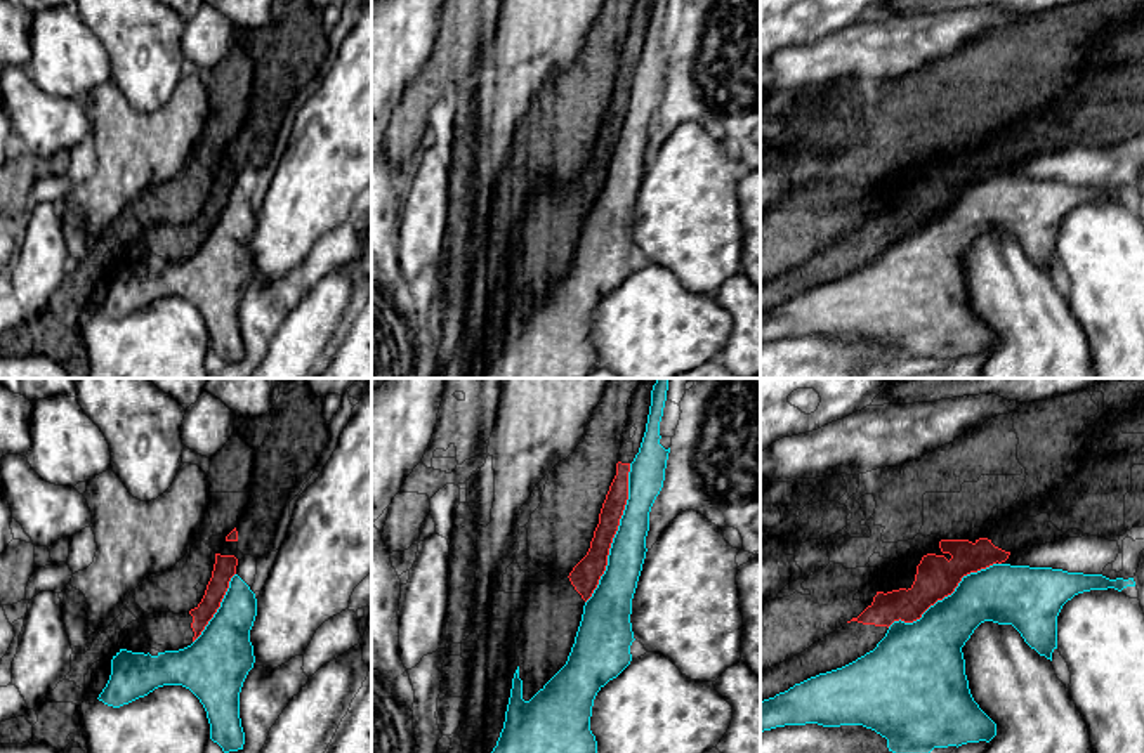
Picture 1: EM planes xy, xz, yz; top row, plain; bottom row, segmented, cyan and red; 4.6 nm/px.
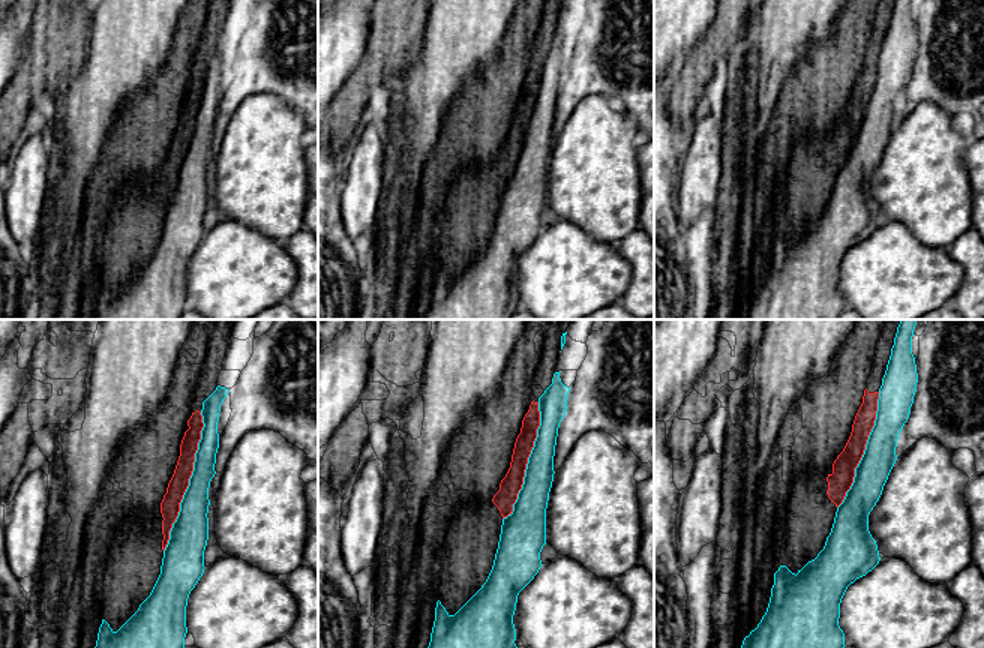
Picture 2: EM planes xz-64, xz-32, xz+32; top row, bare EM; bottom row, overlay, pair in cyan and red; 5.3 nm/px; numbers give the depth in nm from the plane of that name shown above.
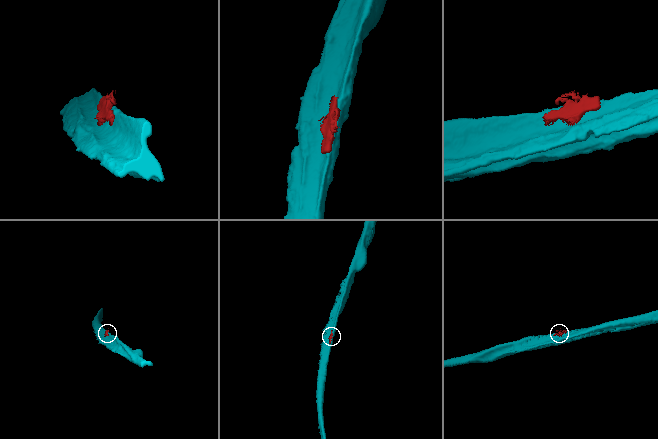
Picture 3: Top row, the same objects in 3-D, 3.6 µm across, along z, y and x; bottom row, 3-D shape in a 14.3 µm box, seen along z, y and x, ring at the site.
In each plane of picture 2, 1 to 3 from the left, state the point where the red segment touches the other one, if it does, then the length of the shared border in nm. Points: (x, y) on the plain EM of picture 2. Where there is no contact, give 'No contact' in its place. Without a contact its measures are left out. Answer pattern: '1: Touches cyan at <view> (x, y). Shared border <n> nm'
1: Touches cyan at xz-64 (189, 146). Shared border 800 nm
2: Touches cyan at xz-32 (528, 125). Shared border 650 nm
3: Touches cyan at xz+32 (864, 114). Shared border 650 nm

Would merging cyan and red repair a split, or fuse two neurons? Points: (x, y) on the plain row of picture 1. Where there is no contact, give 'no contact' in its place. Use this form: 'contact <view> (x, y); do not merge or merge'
contact xz (617, 144); do not merge

